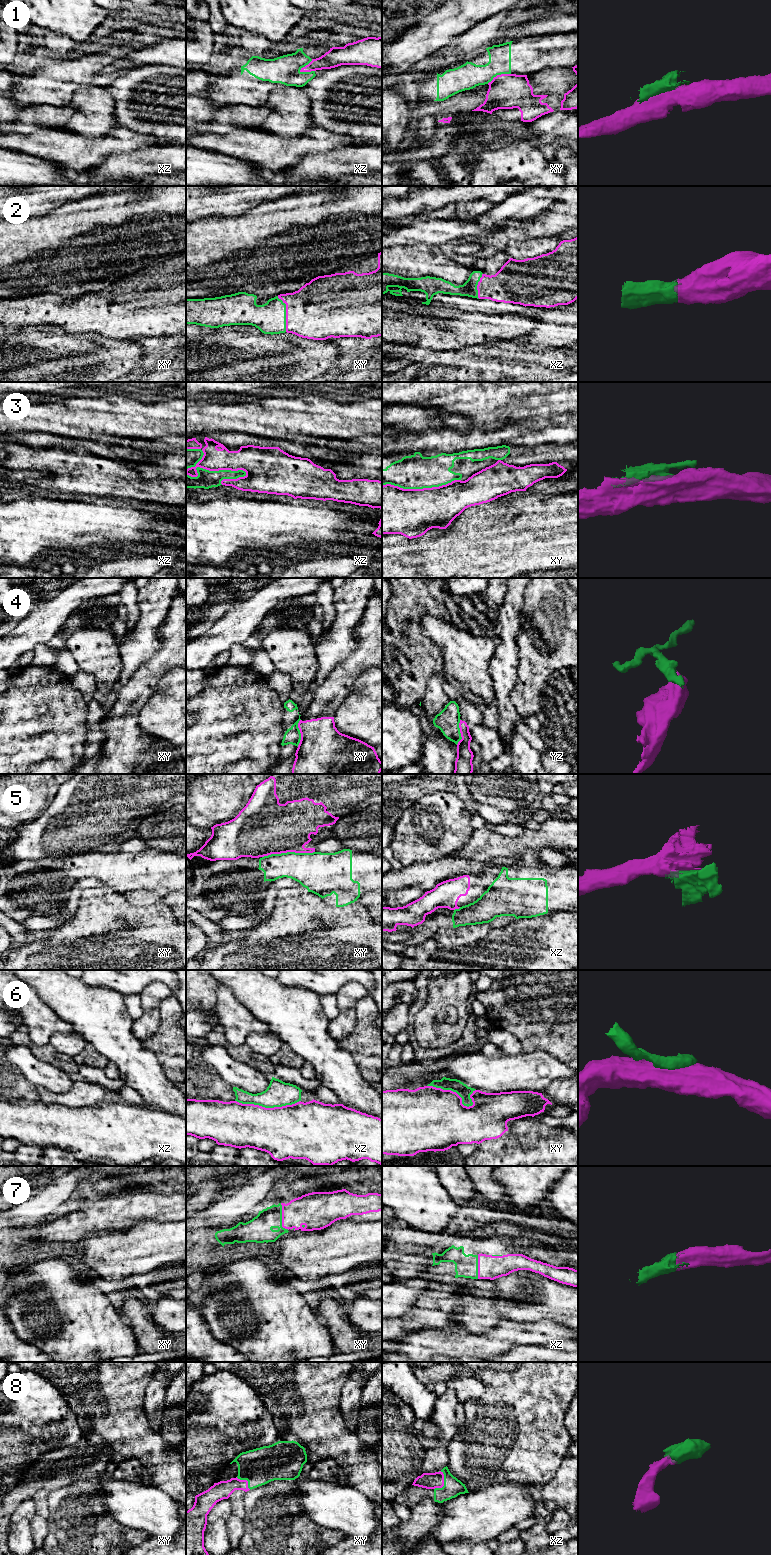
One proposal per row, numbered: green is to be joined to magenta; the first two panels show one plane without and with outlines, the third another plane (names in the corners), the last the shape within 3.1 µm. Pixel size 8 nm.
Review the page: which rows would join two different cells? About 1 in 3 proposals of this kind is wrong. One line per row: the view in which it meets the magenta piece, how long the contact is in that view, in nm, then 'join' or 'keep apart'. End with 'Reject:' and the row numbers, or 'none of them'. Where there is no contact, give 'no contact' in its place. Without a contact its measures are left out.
1: meets magenta in xz; contact 150 nm long; keep apart
2: meets magenta in xy; contact 300 nm long; join
3: meets magenta in xz; contact 550 nm long; keep apart
4: meets magenta in xy; contact 220 nm long; keep apart
5: meets magenta in xy; contact 420 nm long; keep apart
6: meets magenta in xy; contact 400 nm long; keep apart
7: meets magenta in xy; contact 220 nm long; join
8: meets magenta in xz; contact 170 nm long; join
Reject: 1, 3, 4, 5, 6

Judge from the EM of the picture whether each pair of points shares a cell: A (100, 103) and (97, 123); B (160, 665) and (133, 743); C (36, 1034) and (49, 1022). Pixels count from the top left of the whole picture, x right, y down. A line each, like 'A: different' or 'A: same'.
A: same
B: same
C: same

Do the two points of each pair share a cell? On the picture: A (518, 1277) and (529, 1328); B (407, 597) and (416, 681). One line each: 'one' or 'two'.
A: two
B: one

